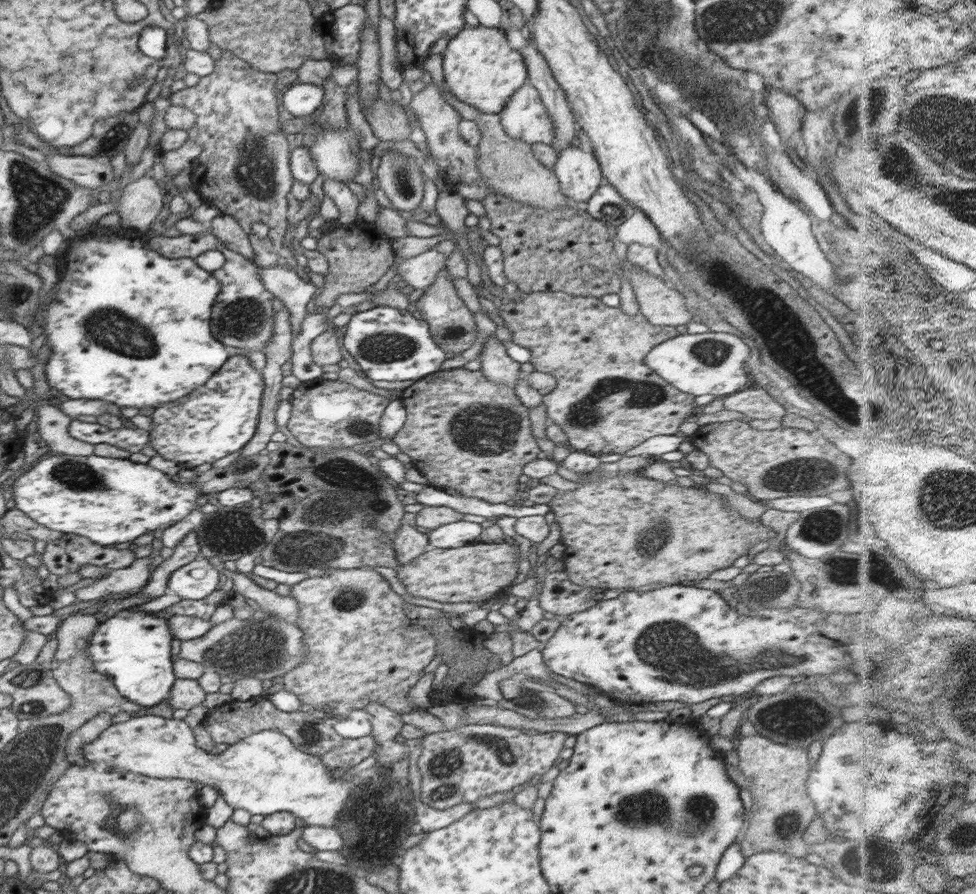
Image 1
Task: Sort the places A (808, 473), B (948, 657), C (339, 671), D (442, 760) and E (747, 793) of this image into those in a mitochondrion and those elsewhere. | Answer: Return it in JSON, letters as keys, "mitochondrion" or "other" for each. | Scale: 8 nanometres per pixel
{"A":"mitochondrion","B":"mitochondrion","C":"other","D":"mitochondrion","E":"other"}

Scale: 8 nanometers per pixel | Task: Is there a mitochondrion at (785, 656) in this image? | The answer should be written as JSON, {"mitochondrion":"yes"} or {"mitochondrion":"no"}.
{"mitochondrion":"yes"}

